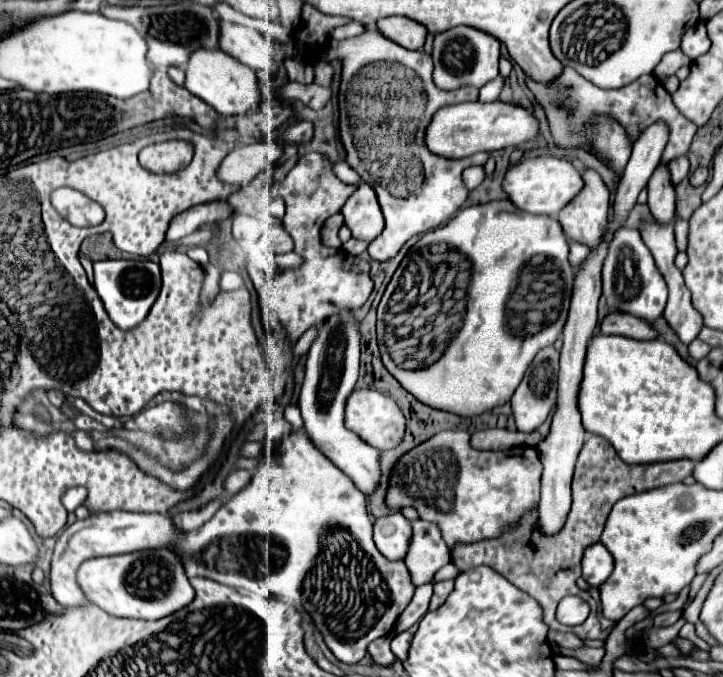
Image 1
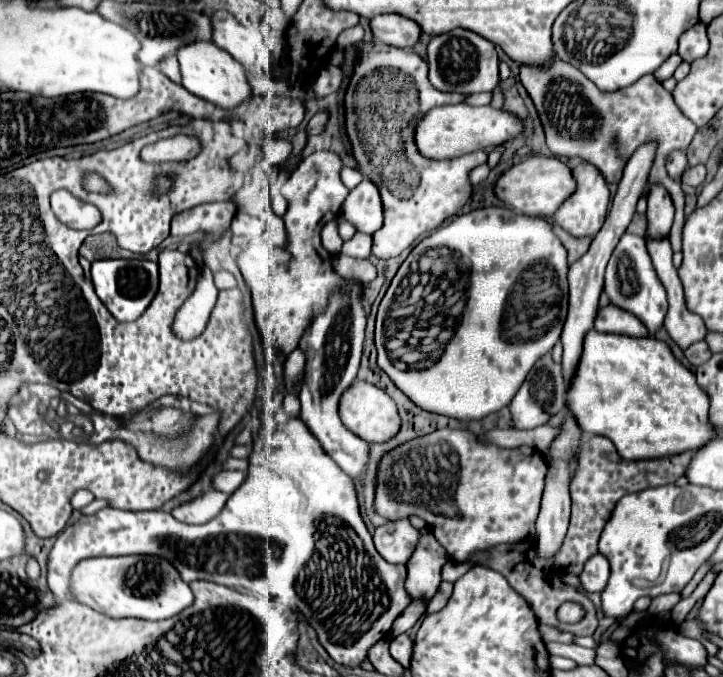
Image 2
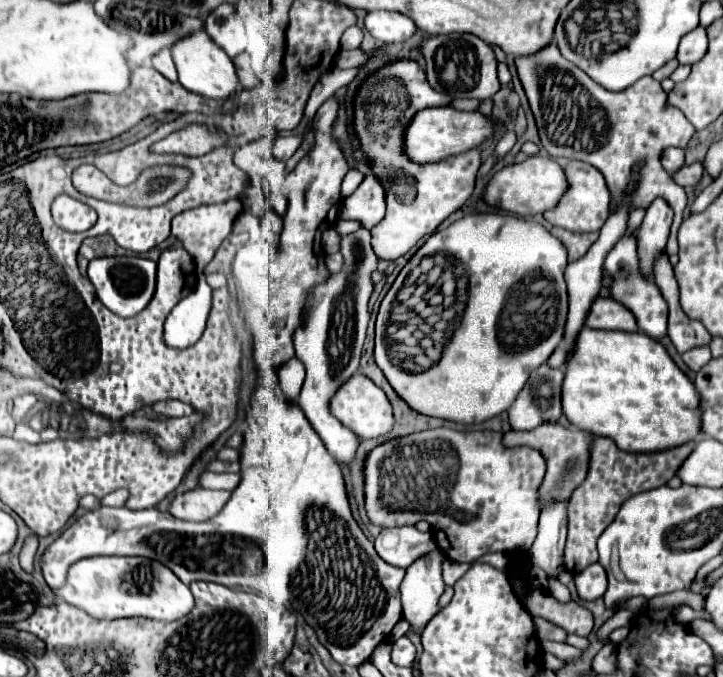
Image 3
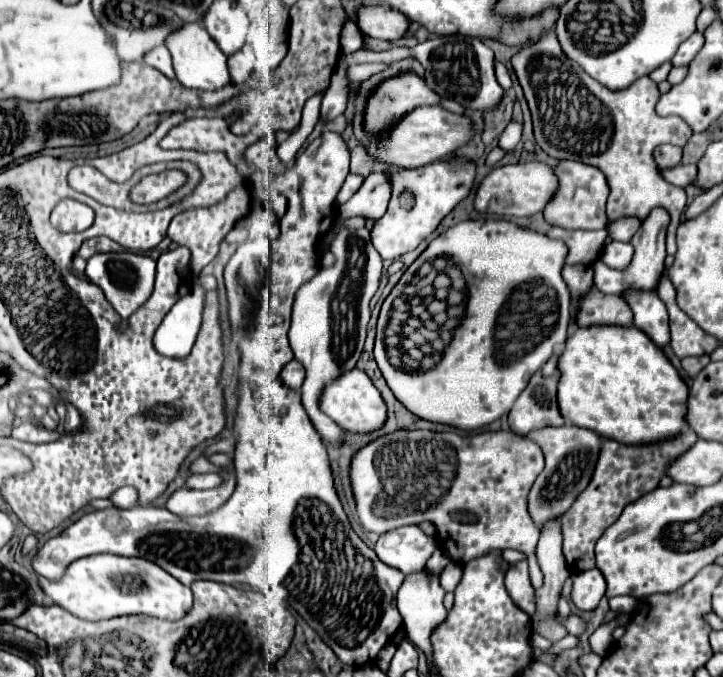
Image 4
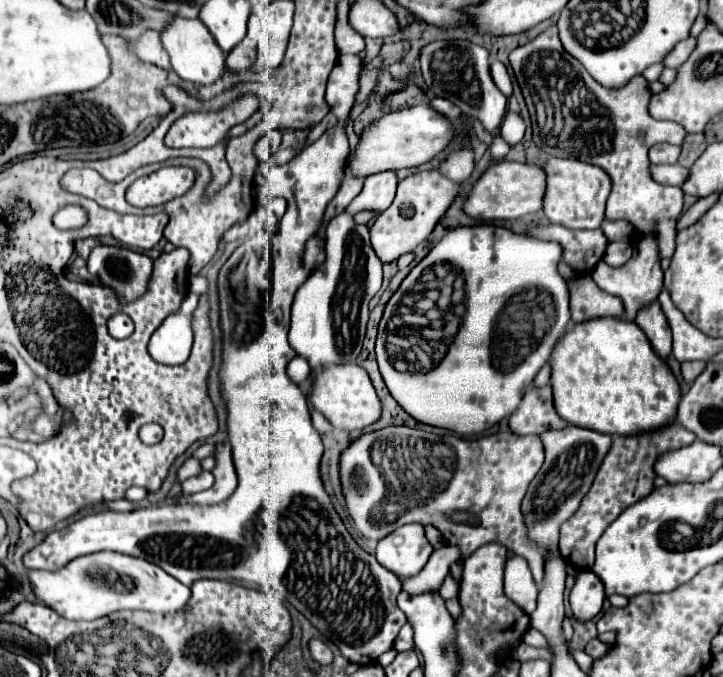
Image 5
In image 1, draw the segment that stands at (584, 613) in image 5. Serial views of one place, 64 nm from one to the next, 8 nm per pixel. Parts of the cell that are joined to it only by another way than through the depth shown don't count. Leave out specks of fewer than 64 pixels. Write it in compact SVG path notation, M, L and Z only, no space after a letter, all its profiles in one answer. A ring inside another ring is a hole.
M600 542L588 548L588 552L584 552L582 578L588 582L588 586L600 588L612 574L612 568L614 568L614 560Z

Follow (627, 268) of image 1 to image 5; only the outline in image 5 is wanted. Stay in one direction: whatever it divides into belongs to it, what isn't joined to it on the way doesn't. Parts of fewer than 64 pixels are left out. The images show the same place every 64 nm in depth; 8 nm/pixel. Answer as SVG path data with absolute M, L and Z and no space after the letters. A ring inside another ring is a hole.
M610 242L608 248L606 248L606 254L604 254L604 262L608 266L620 266L620 264L626 264L632 256L632 244L628 242ZM656 302L652 308L644 308L644 312L636 316L636 324L642 328L642 332L650 340L654 352L662 360L668 360L668 356L672 354L672 334L660 304Z

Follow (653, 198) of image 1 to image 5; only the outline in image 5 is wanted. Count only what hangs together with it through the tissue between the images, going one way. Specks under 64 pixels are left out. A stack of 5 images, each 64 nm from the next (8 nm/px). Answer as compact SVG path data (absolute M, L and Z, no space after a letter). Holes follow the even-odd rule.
M648 236L644 240L638 240L634 244L634 256L628 260L628 264L620 266L620 268L612 268L604 262L598 264L598 268L590 274L592 280L598 284L598 288L602 288L604 292L612 294L612 296L618 296L624 304L624 318L634 322L636 320L636 314L652 304L660 290L662 290L662 270L660 270L660 256L656 252L656 240L654 236Z

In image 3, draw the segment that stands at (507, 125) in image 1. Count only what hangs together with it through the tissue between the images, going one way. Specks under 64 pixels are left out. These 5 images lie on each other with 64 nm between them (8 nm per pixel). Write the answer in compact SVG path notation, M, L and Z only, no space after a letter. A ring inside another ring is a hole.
M450 106L424 108L416 112L416 116L410 120L410 124L404 130L404 154L408 156L408 160L416 164L438 162L448 156L456 156L480 146L484 140L494 136L496 130L498 126L494 126L490 118L478 112L458 112Z

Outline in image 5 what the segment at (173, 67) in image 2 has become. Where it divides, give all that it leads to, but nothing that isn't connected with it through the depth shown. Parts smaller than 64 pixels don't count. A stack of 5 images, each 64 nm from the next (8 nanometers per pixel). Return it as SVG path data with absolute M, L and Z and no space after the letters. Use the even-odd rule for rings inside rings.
M146 30L136 44L136 54L144 60L144 62L152 62L160 68L170 70L170 60L168 54L164 52L162 44L160 44L160 34L156 30Z

